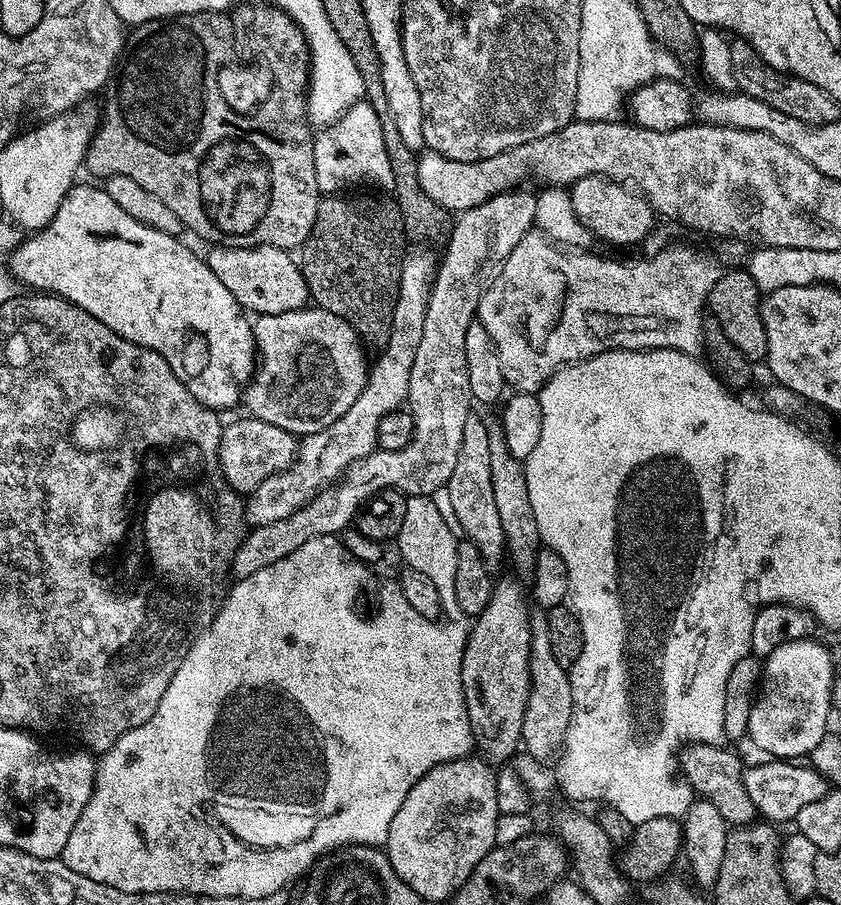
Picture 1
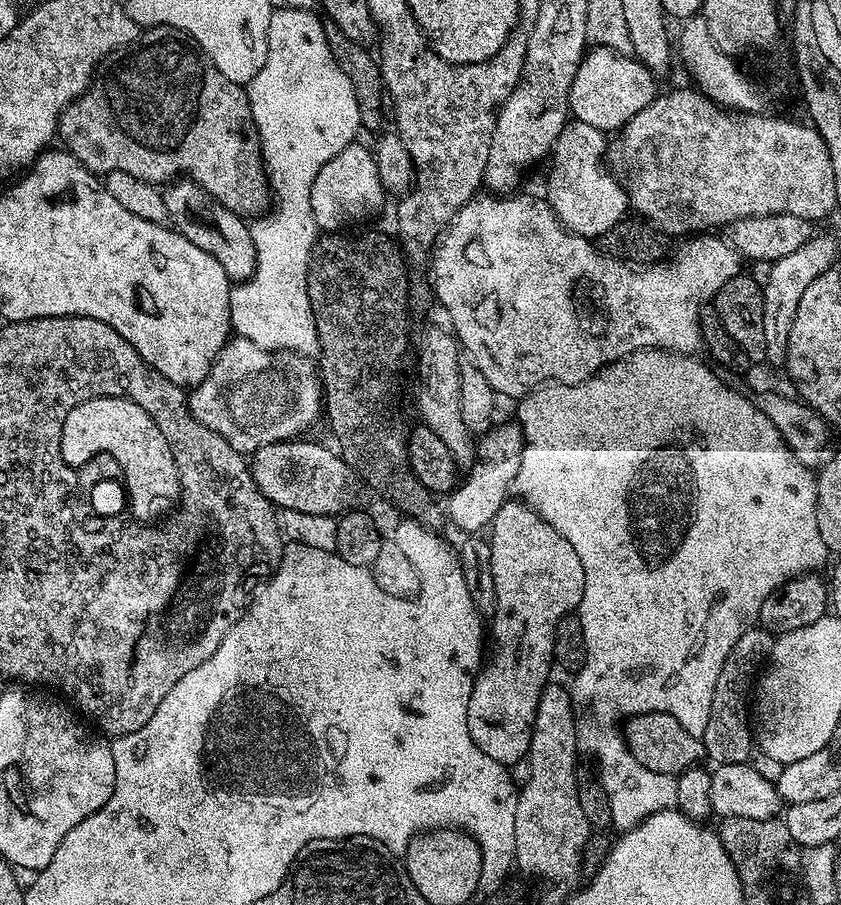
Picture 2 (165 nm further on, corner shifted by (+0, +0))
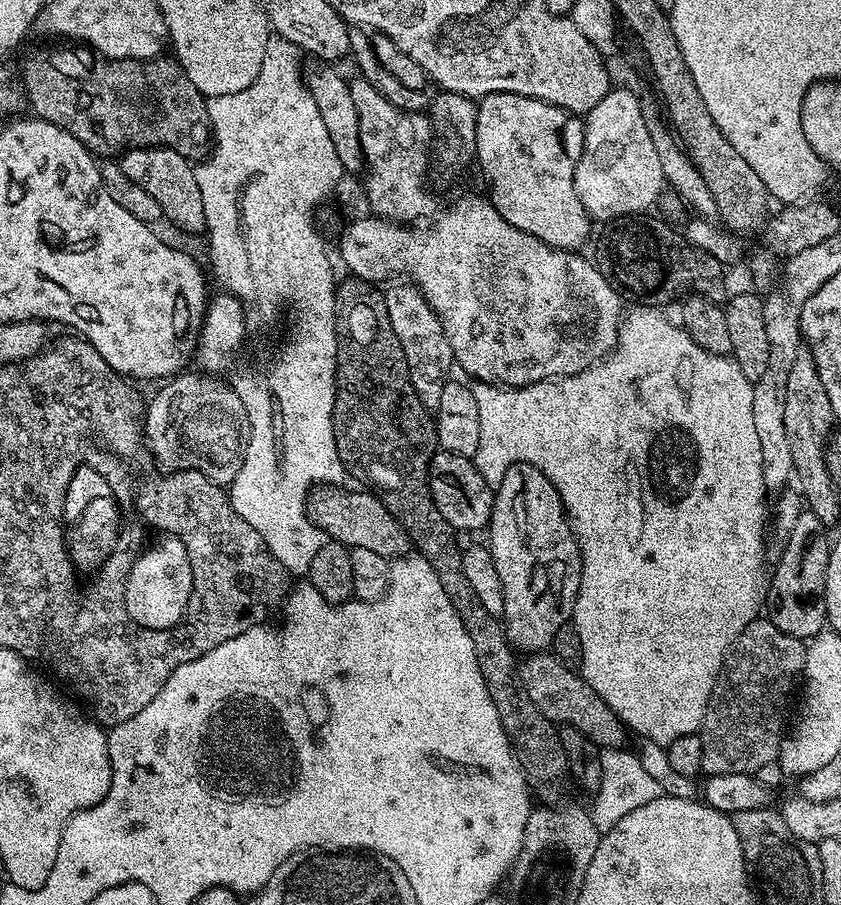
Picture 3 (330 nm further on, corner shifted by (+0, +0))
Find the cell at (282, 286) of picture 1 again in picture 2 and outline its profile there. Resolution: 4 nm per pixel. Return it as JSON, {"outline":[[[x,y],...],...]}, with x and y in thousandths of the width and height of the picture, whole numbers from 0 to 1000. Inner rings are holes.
{"outline":[[[210,197],[194,209],[197,232],[203,251],[215,256],[231,272],[245,276],[259,285],[259,294],[269,298],[272,310],[296,309],[304,299],[304,277],[300,266],[300,255],[294,246],[289,248],[282,235],[258,225],[256,219],[245,214],[231,200]]]}

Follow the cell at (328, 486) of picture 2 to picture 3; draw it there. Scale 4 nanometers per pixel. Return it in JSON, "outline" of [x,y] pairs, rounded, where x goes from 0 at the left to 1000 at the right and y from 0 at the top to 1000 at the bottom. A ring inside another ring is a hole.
{"outline":[[[390,537],[377,543],[365,556],[370,575],[385,588],[386,593],[401,597],[403,601],[413,601],[415,607],[445,608],[445,612],[463,617],[482,613],[488,606],[483,586],[471,576],[468,568],[464,568],[451,547],[432,543],[413,544],[409,537]]]}

